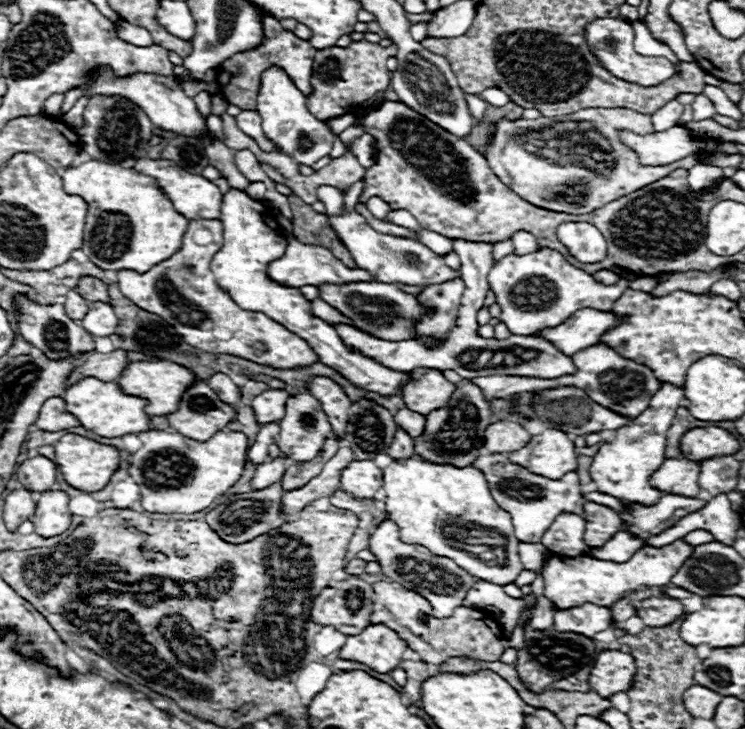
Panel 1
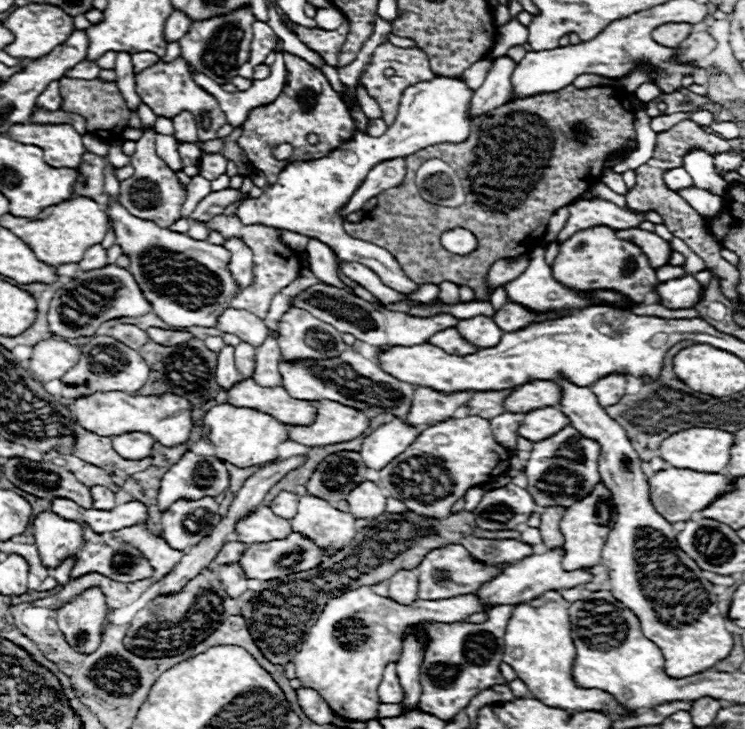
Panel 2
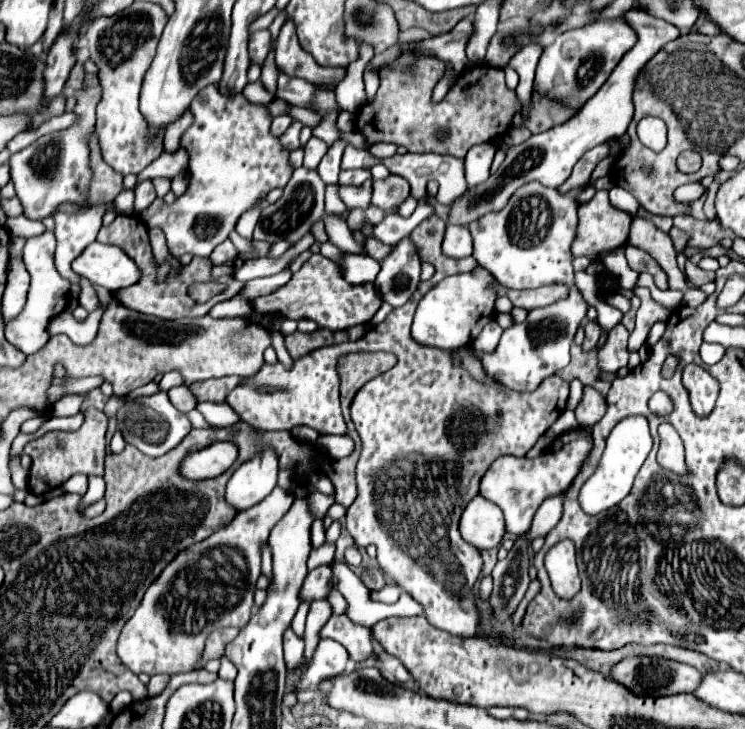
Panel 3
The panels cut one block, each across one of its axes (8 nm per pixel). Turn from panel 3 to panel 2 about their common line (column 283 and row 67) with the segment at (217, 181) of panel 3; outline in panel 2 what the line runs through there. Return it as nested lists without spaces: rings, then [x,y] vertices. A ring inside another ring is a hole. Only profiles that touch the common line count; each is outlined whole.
[[[176,58],[172,62],[156,62],[150,68],[144,68],[142,72],[136,74],[136,92],[140,94],[142,102],[156,114],[156,116],[164,116],[164,118],[174,118],[180,112],[194,112],[200,110],[202,106],[214,104],[212,102],[212,94],[208,94],[206,90],[202,90],[194,80],[192,74],[188,72],[188,66],[182,58]]]

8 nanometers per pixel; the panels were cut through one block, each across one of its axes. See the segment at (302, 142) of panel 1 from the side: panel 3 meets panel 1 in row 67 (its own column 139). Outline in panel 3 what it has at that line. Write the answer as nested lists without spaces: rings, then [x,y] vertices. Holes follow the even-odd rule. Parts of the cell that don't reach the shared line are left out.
[[[92,242],[72,262],[72,270],[110,292],[138,282],[138,266],[116,246]]]

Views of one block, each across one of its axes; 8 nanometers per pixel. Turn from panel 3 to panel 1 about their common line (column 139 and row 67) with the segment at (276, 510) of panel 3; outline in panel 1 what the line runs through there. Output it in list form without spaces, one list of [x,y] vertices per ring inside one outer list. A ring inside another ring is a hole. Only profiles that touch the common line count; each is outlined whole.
[[[598,18],[586,26],[586,38],[602,64],[618,78],[640,86],[656,86],[674,74],[674,64],[664,56],[642,56],[634,50],[634,28],[622,18]]]

